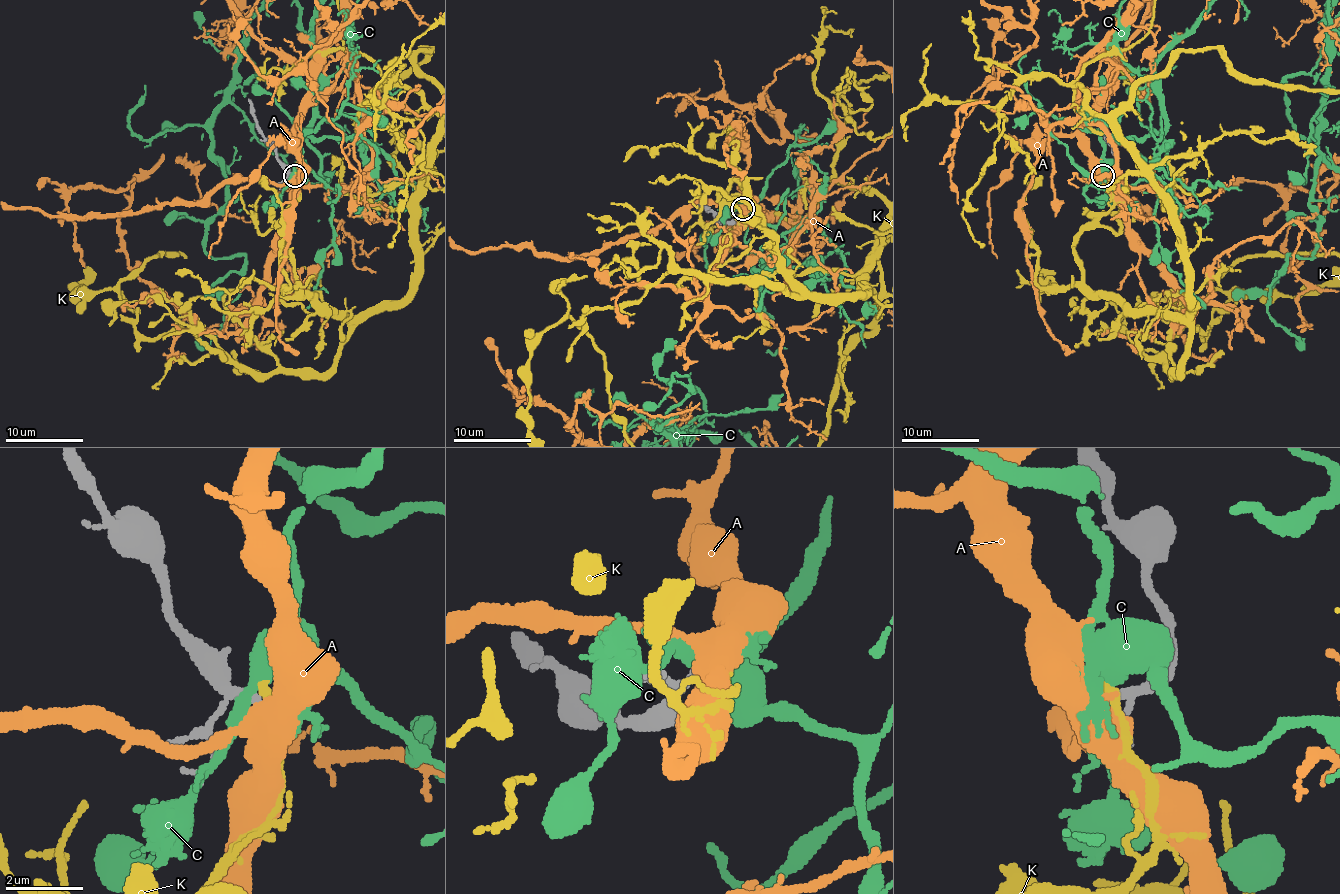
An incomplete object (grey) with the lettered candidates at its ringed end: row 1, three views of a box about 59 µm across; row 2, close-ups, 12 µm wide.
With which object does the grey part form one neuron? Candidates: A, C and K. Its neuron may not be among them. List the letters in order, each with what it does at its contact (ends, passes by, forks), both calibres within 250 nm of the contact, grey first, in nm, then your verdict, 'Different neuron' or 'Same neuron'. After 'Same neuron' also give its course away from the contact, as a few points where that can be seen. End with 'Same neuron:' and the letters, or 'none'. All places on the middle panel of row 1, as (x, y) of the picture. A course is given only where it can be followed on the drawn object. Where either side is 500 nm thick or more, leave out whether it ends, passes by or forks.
A: Thickness 150 nm (grey) against 650 nm. Different neuron
C: It passes by. Thickness 190 nm (grey) against 420 nm. Different neuron
K: It ends there. Thickness 180 nm (grey) against 280 nm. Different neuron
Same neuron: none

